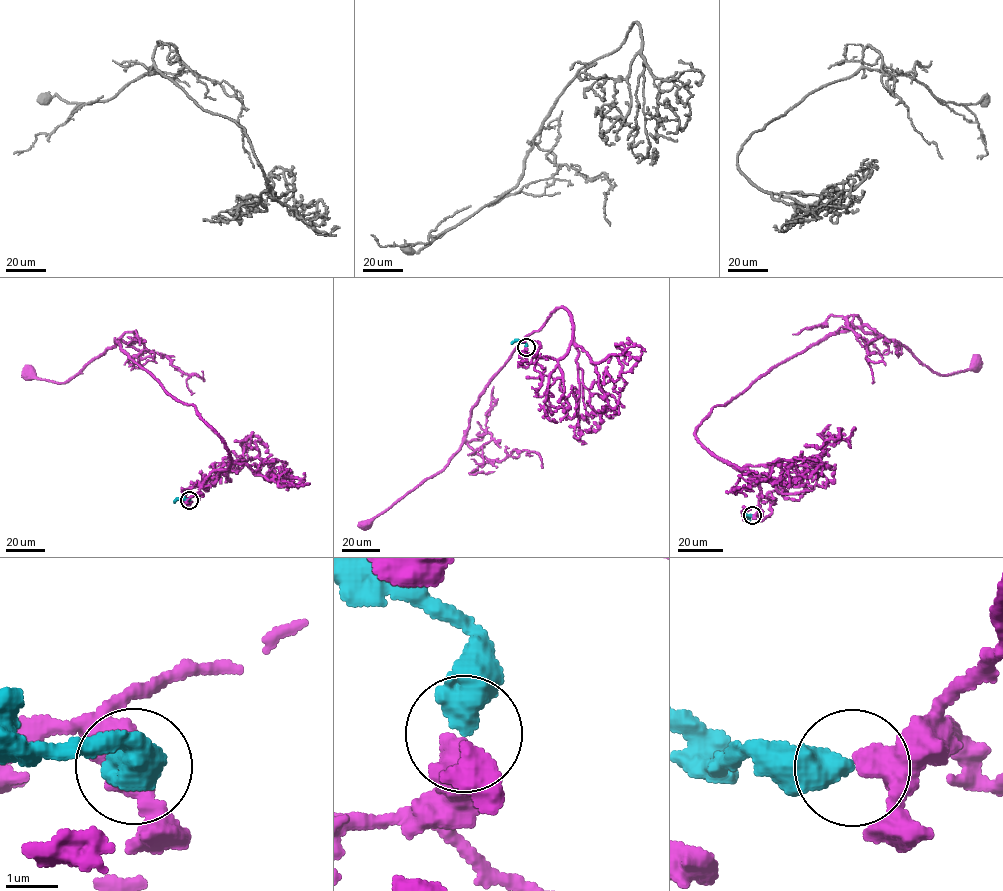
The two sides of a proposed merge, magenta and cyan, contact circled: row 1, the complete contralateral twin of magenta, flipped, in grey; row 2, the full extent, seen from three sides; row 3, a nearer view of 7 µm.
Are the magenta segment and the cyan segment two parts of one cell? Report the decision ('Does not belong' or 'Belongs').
Belongs

